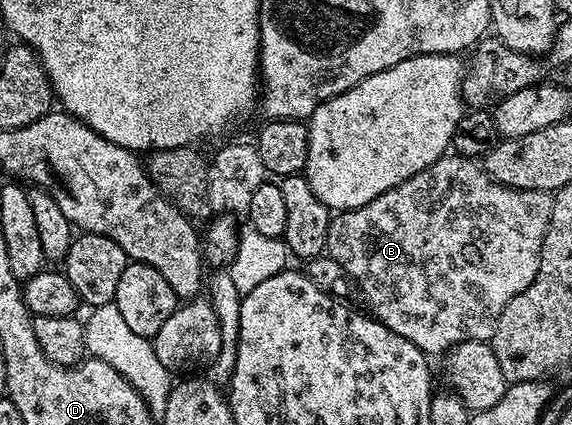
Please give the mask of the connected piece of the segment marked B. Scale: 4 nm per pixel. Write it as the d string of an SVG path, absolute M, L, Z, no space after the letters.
M446 155L431 163L431 167L419 171L419 175L411 175L411 179L383 191L383 195L371 199L371 203L358 209L338 212L330 220L325 248L327 256L335 263L341 264L355 282L356 288L361 288L361 293L369 304L368 312L376 320L395 331L395 335L411 339L411 343L415 343L415 347L419 347L427 355L441 352L444 354L464 341L488 342L495 331L495 323L499 323L499 315L503 315L503 307L507 307L507 303L511 303L511 299L515 299L519 291L527 291L527 287L531 287L539 271L539 255L552 210L553 199L550 194L538 189L512 189L501 185L495 178L487 176L484 168L476 160L460 155Z

